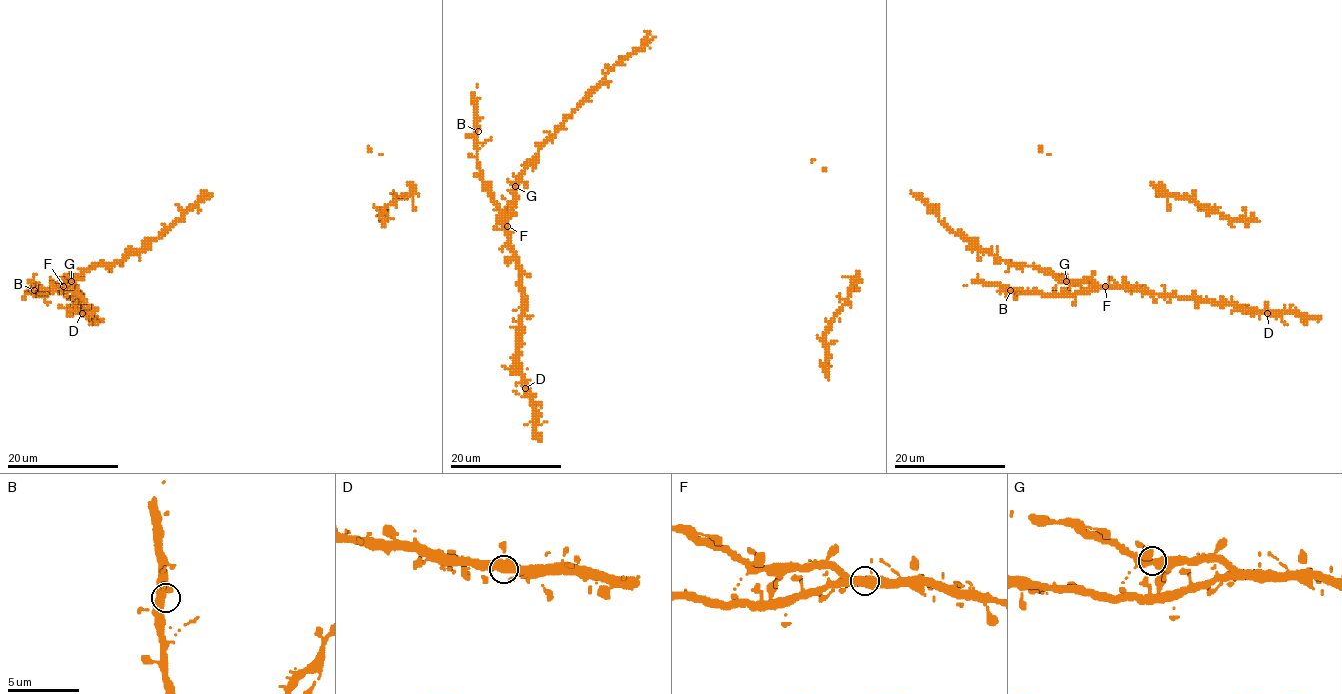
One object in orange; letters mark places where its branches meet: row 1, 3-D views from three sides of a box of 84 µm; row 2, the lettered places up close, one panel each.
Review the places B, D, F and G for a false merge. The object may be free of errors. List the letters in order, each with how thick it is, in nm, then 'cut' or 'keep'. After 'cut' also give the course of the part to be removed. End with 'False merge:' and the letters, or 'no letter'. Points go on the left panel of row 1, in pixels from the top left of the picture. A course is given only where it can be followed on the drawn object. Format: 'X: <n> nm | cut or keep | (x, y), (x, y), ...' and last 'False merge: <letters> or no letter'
B: 400 nm | keep
D: 360 nm | keep
F: 400 nm | keep
G: 400 nm | keep
False merge: no letter

